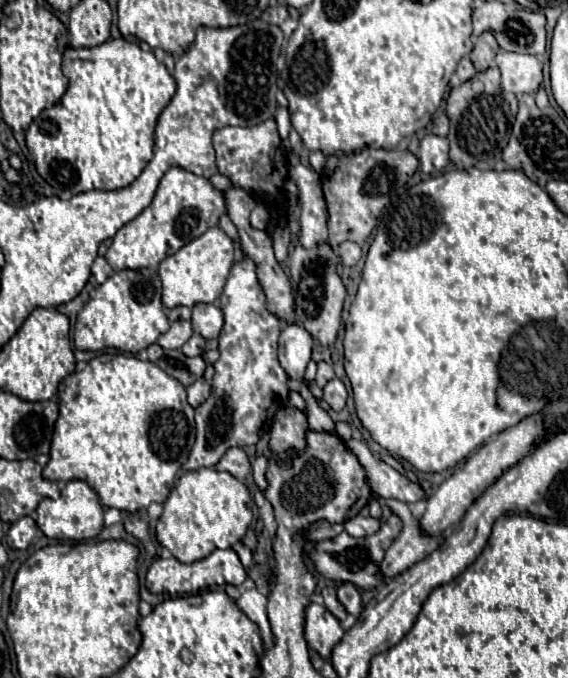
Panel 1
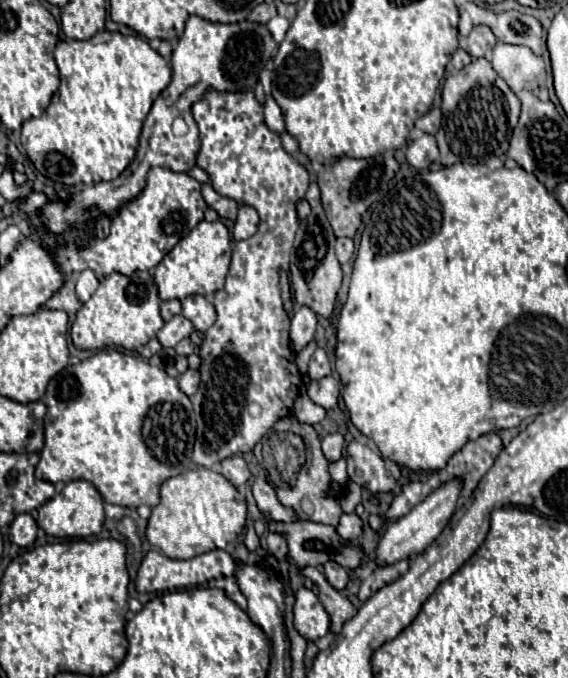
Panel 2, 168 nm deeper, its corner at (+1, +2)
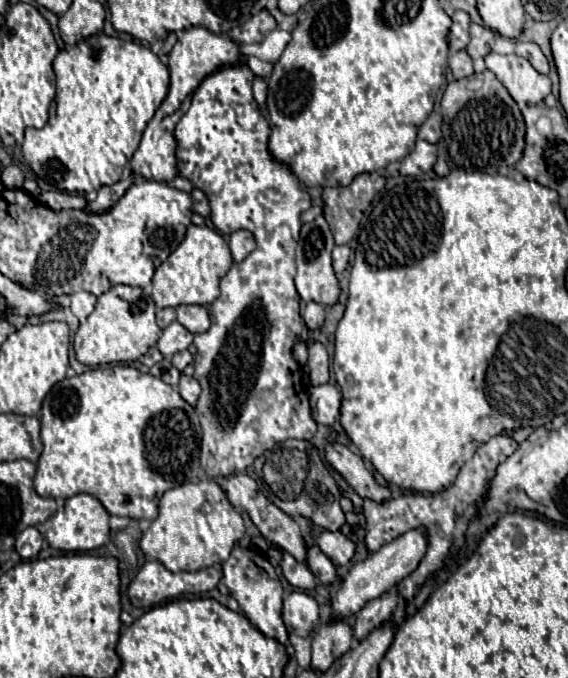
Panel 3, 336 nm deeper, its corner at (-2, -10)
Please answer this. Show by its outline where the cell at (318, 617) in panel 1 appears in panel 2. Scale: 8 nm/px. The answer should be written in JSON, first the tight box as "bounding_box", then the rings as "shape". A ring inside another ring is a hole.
{"bounding_box":[294,588,330,640],"shape":[[[300,588],[294,592],[294,628],[306,638],[306,640],[320,640],[330,630],[330,618],[320,604],[318,596],[308,590]]]}

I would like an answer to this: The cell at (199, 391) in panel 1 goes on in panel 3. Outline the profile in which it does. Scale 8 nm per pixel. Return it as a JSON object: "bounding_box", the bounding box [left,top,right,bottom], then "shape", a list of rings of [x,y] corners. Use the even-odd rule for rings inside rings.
{"bounding_box":[179,376,201,406],"shape":[[[181,376],[181,380],[179,380],[179,394],[181,394],[181,398],[187,402],[187,404],[191,404],[191,406],[195,406],[197,404],[197,398],[199,398],[199,394],[201,394],[201,386],[199,386],[199,382],[195,380],[195,378],[189,378],[189,376]]]}

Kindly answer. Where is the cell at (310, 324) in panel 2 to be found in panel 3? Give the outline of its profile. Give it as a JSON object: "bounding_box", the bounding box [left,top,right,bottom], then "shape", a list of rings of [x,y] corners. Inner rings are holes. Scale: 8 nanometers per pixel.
{"bounding_box":[303,304,323,330],"shape":[[[307,304],[305,308],[305,314],[303,314],[303,320],[305,320],[305,326],[309,330],[317,330],[323,326],[323,306],[321,304]]]}

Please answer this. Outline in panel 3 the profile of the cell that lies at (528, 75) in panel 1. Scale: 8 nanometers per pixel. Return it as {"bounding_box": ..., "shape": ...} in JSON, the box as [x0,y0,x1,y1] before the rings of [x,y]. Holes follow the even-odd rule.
{"bounding_box":[485,54,551,104],"shape":[[[487,54],[485,66],[503,82],[517,104],[539,104],[551,94],[551,78],[537,72],[531,62],[517,54]]]}

